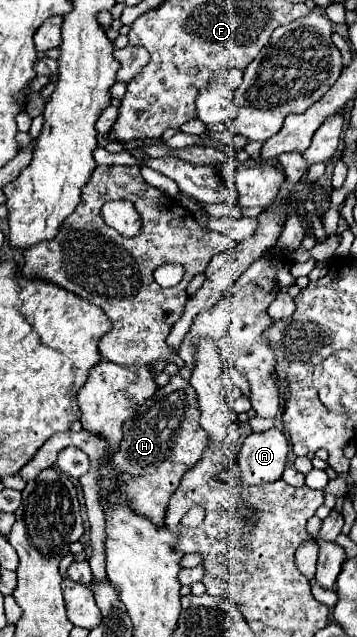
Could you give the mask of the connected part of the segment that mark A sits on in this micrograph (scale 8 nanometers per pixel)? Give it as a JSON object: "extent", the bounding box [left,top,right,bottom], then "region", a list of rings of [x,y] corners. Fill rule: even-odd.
{"extent":[239,429,289,485],"region":[[[269,429],[265,433],[251,433],[239,453],[239,481],[245,485],[263,485],[281,479],[287,453],[289,439],[283,431]]]}

